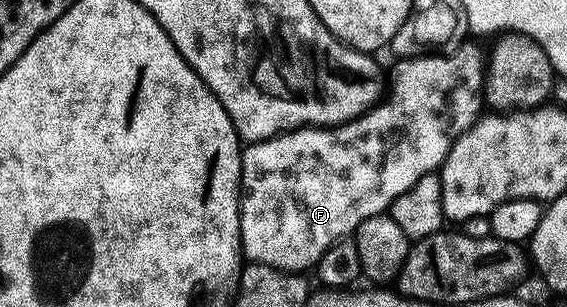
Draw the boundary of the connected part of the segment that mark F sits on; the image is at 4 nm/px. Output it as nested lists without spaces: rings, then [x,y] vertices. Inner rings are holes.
[[[465,42],[447,54],[429,54],[427,56],[414,56],[400,58],[395,61],[392,68],[392,84],[390,80],[390,95],[383,102],[377,103],[368,109],[363,116],[357,116],[346,124],[338,124],[331,128],[328,126],[305,126],[290,132],[282,132],[269,138],[249,143],[240,154],[240,251],[245,261],[254,264],[265,264],[271,268],[280,268],[284,272],[304,274],[315,269],[316,263],[326,254],[326,250],[336,240],[351,237],[359,224],[366,222],[366,218],[387,213],[392,203],[418,178],[436,172],[444,159],[448,157],[450,142],[463,134],[472,124],[476,123],[482,112],[482,93],[484,91],[485,57],[471,42]]]

